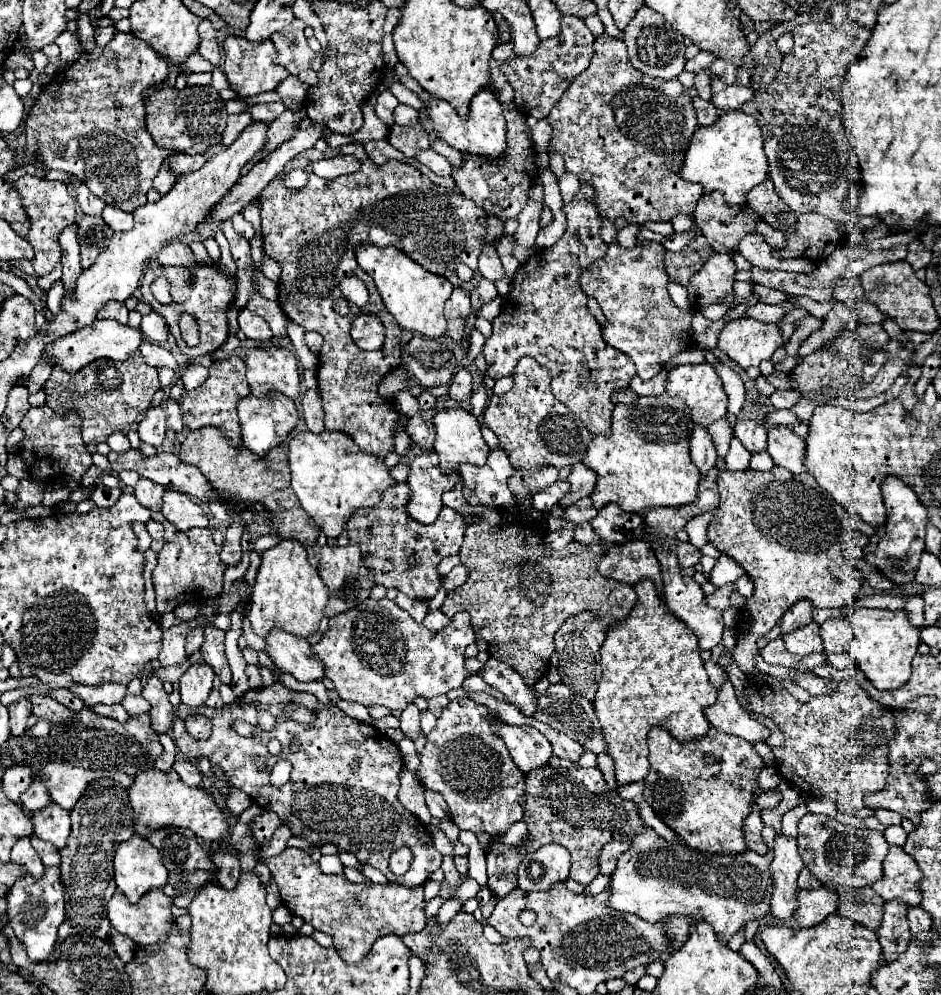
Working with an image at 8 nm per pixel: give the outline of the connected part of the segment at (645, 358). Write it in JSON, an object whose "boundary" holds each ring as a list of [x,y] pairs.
{"boundary":[[[618,242],[610,244],[602,262],[592,264],[580,276],[582,290],[596,298],[608,324],[602,328],[604,340],[624,352],[634,364],[642,380],[654,378],[670,356],[686,350],[692,342],[690,320],[692,312],[676,308],[668,294],[668,274],[664,270],[664,246],[660,242],[636,244],[634,248],[622,248]]]}

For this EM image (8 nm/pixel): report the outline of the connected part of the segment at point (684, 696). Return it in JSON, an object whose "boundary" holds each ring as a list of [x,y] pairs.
{"boundary":[[[650,580],[638,582],[634,592],[638,596],[634,610],[606,632],[600,648],[602,680],[594,698],[594,710],[608,742],[608,754],[614,758],[616,780],[620,784],[646,778],[646,734],[650,728],[660,724],[682,742],[706,734],[710,722],[706,722],[702,708],[714,704],[718,692],[708,680],[696,634],[668,612]]]}

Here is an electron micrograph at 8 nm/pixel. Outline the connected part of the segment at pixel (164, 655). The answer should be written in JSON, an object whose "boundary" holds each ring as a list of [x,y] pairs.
{"boundary":[[[194,622],[188,626],[188,628],[180,628],[180,626],[172,626],[168,630],[164,630],[164,646],[162,646],[162,652],[158,656],[160,664],[162,666],[176,666],[176,664],[182,664],[186,662],[186,650],[184,650],[184,644],[186,644],[186,634],[188,630],[196,626]]]}

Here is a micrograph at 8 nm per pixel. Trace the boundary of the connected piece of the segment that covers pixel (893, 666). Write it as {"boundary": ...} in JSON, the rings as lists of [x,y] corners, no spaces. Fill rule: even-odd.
{"boundary":[[[857,608],[848,615],[854,638],[848,646],[848,654],[858,662],[864,676],[878,690],[900,688],[910,678],[910,662],[920,644],[920,630],[908,622],[904,610],[878,610],[878,608]]]}

